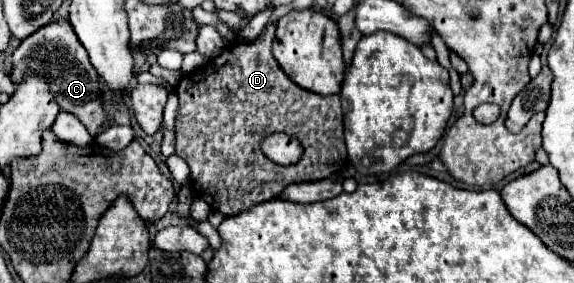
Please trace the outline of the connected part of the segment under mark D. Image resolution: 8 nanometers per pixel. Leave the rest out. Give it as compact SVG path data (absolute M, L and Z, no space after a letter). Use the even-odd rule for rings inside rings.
M267 23L259 37L253 41L241 41L237 45L229 45L217 55L211 63L201 67L191 75L183 75L175 93L179 97L179 113L177 113L177 155L187 161L191 167L193 185L199 189L195 191L197 197L203 197L211 209L221 211L225 215L237 215L257 203L269 201L277 197L283 187L289 183L303 183L303 181L319 181L337 171L341 171L347 163L347 151L343 141L343 111L341 111L341 97L339 95L317 95L299 85L295 85L279 67L271 53L271 43L275 39L275 23ZM273 133L287 133L295 137L301 147L303 155L293 165L277 165L275 161L267 159L261 151L261 141Z

